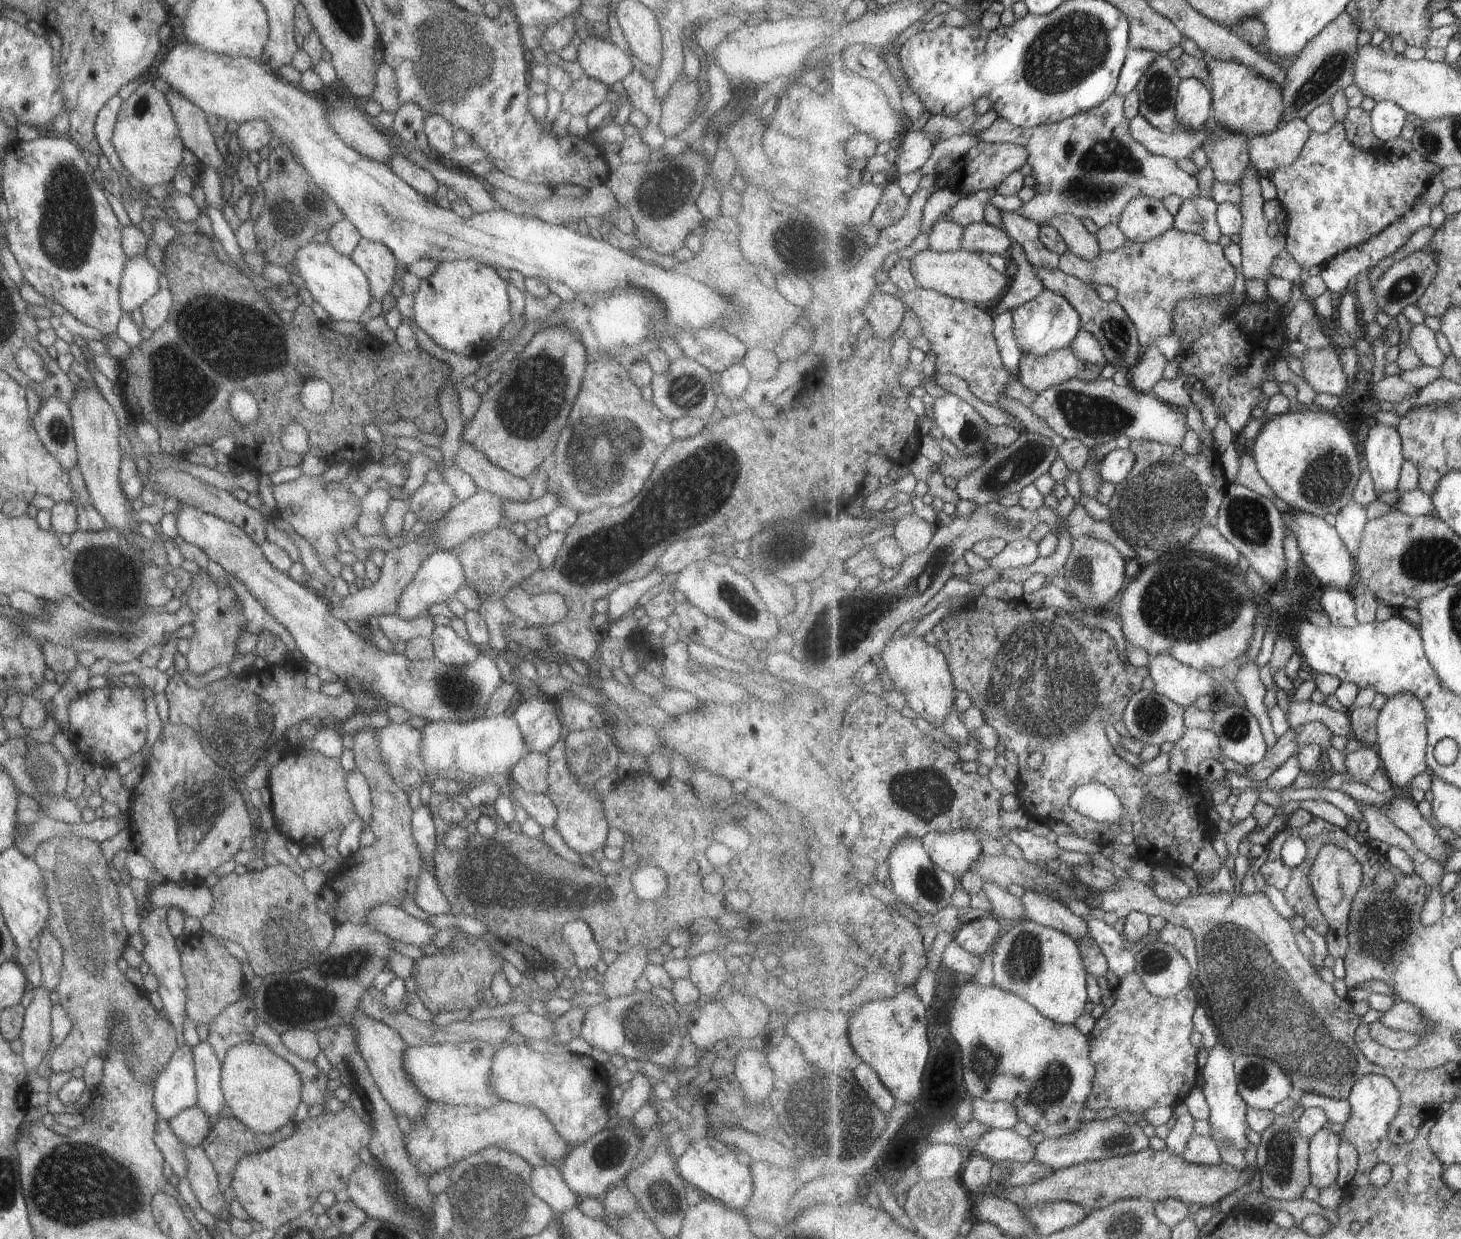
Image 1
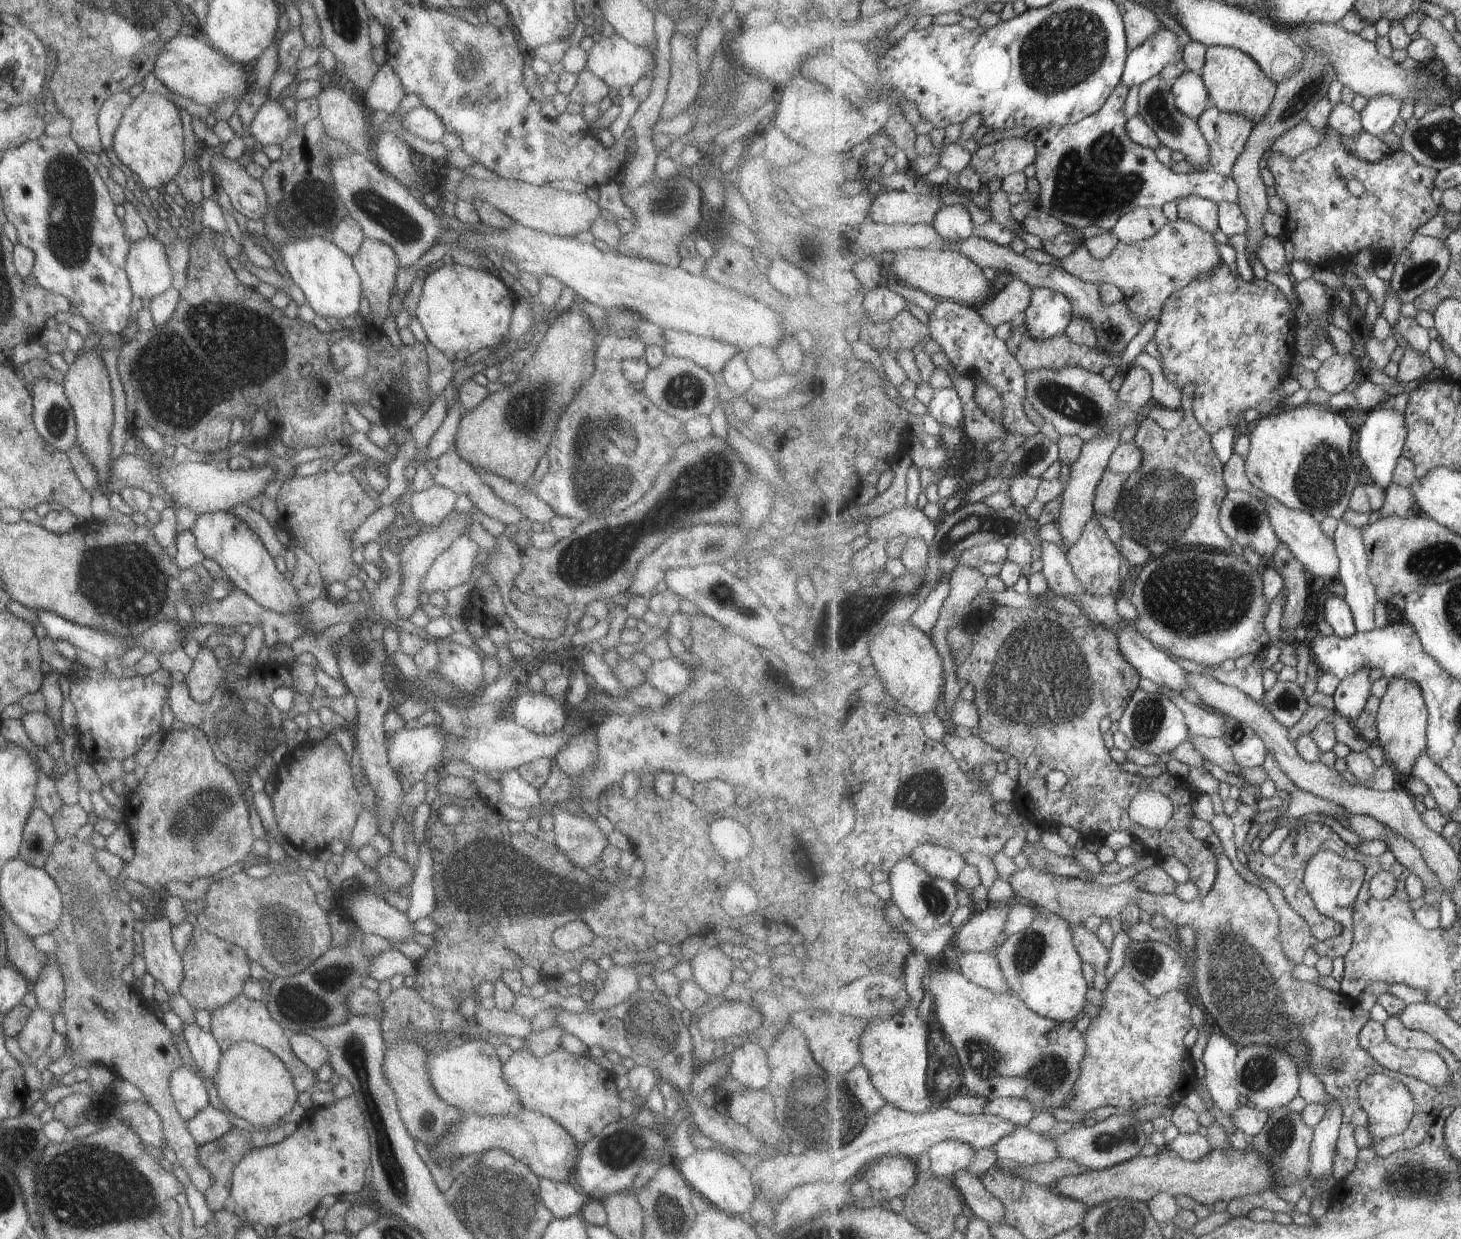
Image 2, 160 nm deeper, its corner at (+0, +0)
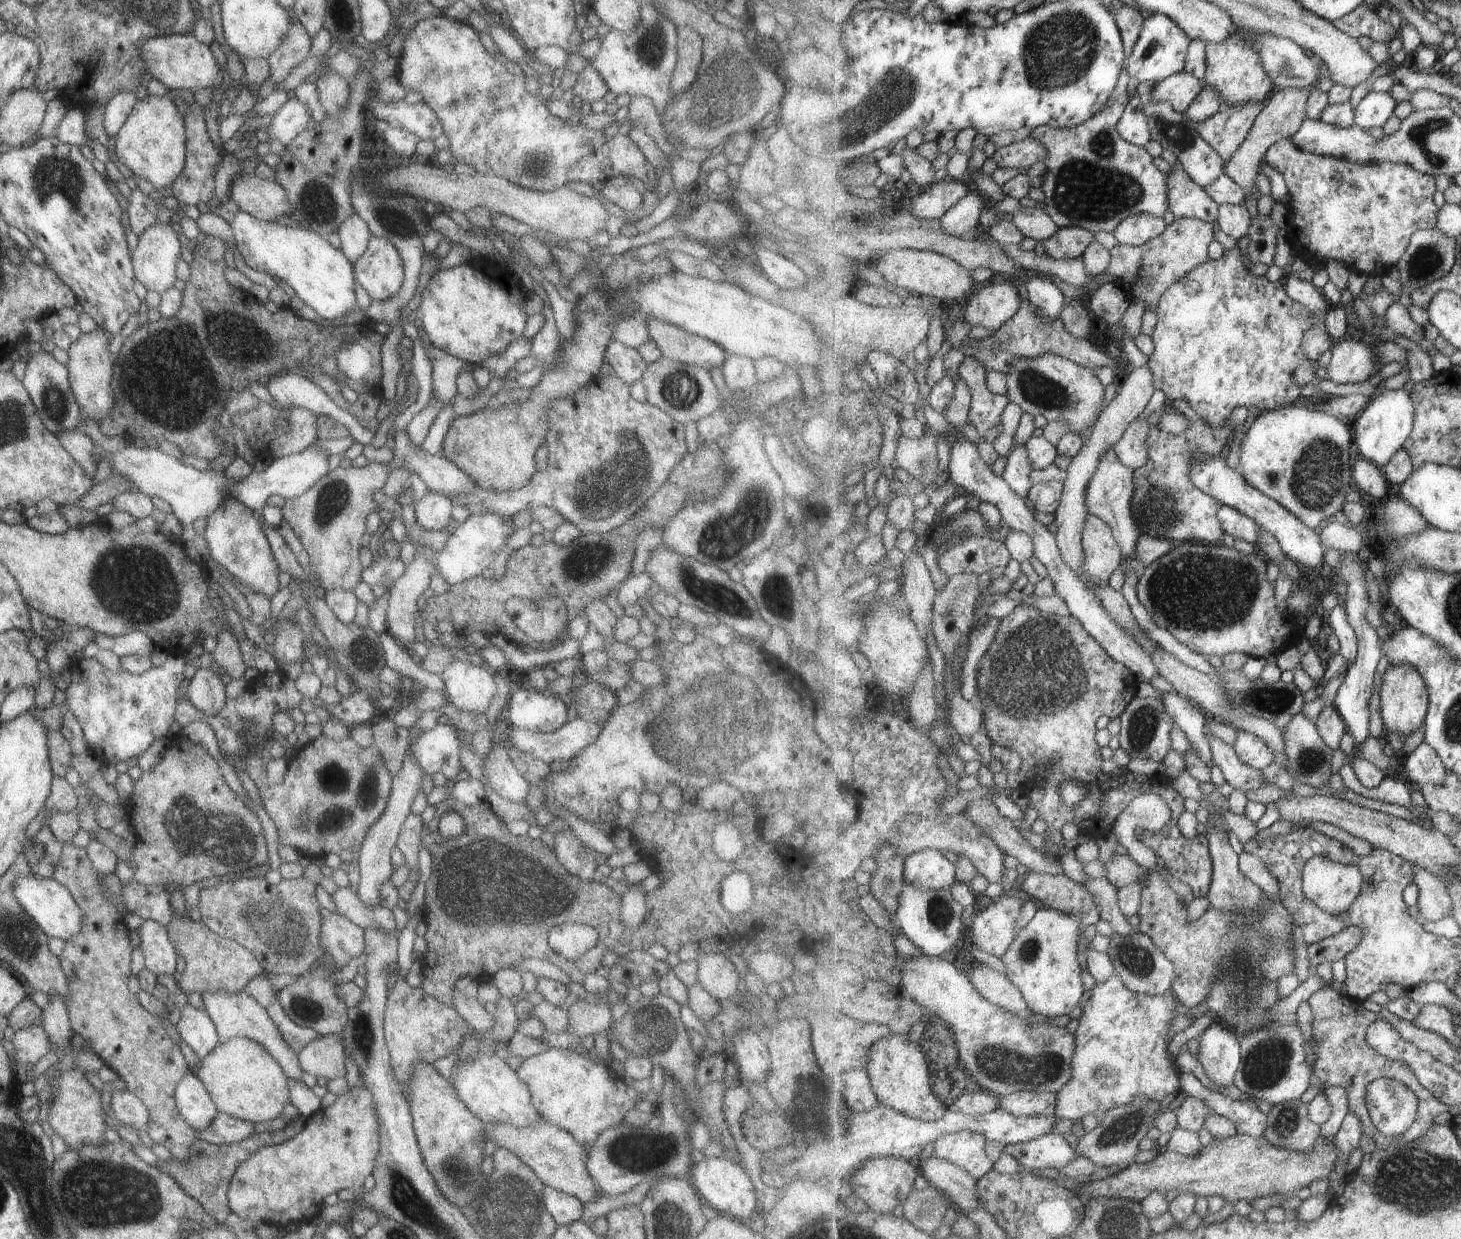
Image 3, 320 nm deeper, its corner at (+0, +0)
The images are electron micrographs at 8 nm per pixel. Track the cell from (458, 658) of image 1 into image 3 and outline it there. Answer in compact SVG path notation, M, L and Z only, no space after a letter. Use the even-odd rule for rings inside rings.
M454 658L440 674L448 702L463 712L483 714L495 694L493 670Z

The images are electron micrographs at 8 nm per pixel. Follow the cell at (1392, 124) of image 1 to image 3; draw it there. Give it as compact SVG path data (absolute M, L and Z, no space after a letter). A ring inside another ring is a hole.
M1371 91L1358 104L1355 113L1355 126L1371 130L1374 126L1382 127L1395 110L1397 102L1387 92Z

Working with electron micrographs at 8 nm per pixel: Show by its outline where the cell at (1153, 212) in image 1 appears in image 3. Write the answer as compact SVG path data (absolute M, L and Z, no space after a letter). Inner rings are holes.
M1141 213L1120 222L1113 233L1119 245L1140 247L1161 236L1167 227L1168 224L1164 218L1149 213Z

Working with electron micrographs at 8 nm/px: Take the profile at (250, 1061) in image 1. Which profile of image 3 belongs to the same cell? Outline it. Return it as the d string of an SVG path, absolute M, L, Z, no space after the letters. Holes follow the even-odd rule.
M233 1037L217 1043L199 1062L195 1076L207 1091L217 1113L263 1122L278 1116L288 1102L287 1079L275 1059L255 1041Z

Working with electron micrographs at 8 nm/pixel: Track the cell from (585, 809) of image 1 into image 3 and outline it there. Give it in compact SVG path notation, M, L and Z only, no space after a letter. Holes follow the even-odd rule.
M571 830L554 834L554 845L552 851L557 862L572 875L582 881L591 881L592 874L598 866L595 863L595 851L591 851L580 844L580 841Z

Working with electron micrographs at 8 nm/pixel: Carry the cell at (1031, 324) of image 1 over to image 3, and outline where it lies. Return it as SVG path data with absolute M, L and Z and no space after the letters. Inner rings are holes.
M1046 276L1033 277L1026 282L1028 299L1048 321L1058 319L1066 305L1066 295Z

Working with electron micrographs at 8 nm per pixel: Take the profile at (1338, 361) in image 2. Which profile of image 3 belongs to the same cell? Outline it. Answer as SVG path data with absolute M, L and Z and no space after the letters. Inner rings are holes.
M1343 340L1332 348L1332 361L1327 373L1333 382L1362 383L1378 372L1376 354L1365 341Z

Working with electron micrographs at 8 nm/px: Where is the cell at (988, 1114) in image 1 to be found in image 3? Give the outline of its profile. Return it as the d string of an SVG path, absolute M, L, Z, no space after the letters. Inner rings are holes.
M1019 1091L1002 1097L1001 1108L1018 1117L1056 1117L1058 1093Z

